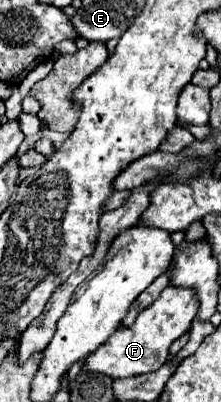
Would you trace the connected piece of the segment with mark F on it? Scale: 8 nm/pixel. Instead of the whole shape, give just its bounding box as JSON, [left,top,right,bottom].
[83,287,199,379]

